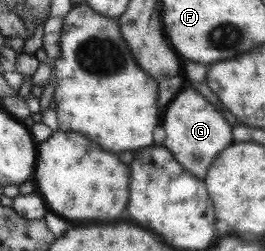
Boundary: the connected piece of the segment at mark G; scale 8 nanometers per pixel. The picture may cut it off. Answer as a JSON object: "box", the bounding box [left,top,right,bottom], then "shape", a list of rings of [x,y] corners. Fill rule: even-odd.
{"box":[162,90,233,178],"shape":[[[195,90],[180,91],[166,108],[163,114],[162,127],[165,130],[165,138],[162,146],[171,153],[171,156],[186,172],[197,178],[205,178],[205,172],[215,160],[215,156],[233,142],[231,126]]]}

